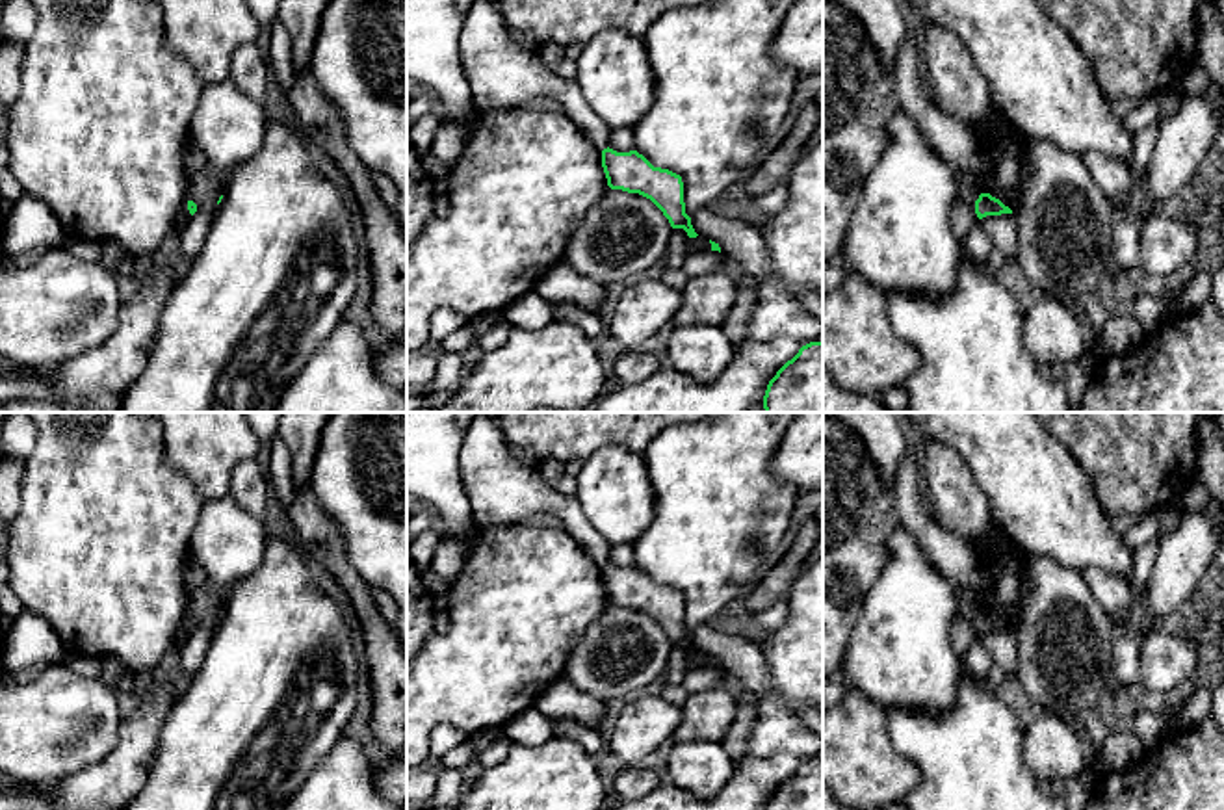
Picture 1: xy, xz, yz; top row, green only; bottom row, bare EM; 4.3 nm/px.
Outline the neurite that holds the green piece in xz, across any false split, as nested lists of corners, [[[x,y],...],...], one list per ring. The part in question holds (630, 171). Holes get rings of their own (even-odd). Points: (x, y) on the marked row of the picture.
[[[602,150],[602,167],[611,189],[639,193],[650,199],[669,219],[672,229],[684,229],[689,238],[697,238],[691,217],[685,214],[682,176],[661,167],[654,167],[637,150]]]

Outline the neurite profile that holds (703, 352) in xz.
[[[710,323],[674,327],[667,347],[671,366],[698,383],[713,383],[736,351],[723,327]]]

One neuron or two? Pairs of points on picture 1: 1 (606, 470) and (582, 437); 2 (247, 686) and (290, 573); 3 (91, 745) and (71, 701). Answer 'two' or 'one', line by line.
1: two
2: one
3: one

